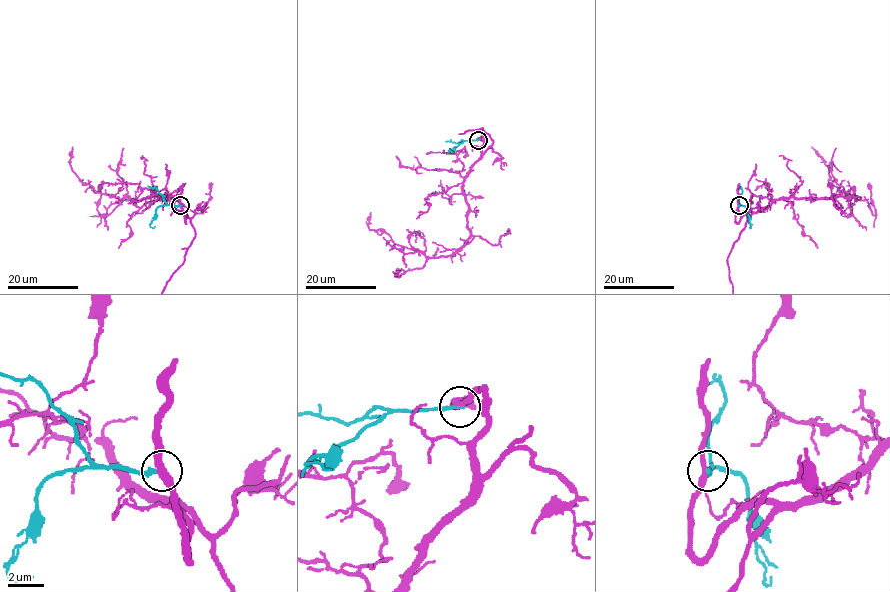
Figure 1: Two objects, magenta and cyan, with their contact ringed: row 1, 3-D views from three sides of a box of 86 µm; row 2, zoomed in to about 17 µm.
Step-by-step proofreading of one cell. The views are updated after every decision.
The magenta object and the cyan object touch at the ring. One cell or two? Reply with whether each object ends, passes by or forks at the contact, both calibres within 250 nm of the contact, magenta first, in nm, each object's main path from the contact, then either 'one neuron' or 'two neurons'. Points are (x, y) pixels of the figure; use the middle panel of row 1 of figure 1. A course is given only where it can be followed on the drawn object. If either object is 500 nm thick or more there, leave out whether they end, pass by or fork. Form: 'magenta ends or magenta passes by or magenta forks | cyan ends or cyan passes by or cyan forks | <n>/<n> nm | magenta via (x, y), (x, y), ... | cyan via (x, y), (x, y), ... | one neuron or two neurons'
magenta passes by | cyan ends | 340/260 nm | cyan via (478, 139), (464, 140), (448, 151), (453, 152) | two neurons

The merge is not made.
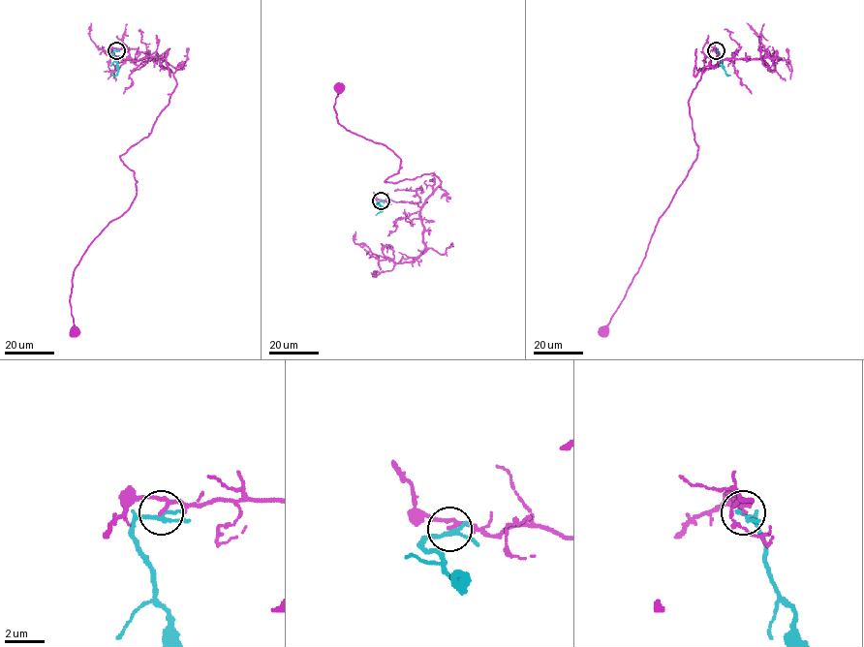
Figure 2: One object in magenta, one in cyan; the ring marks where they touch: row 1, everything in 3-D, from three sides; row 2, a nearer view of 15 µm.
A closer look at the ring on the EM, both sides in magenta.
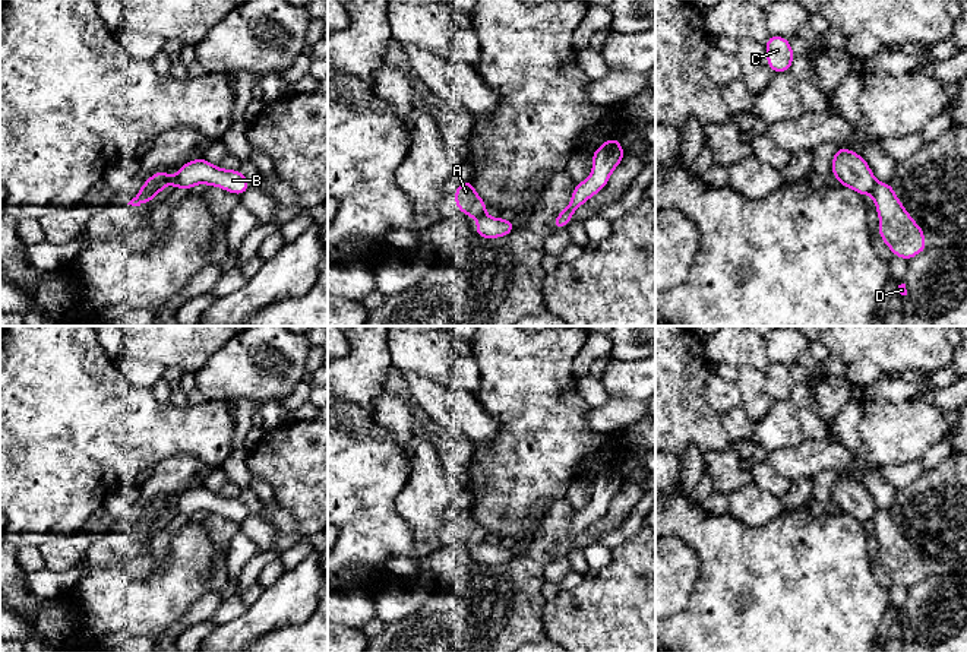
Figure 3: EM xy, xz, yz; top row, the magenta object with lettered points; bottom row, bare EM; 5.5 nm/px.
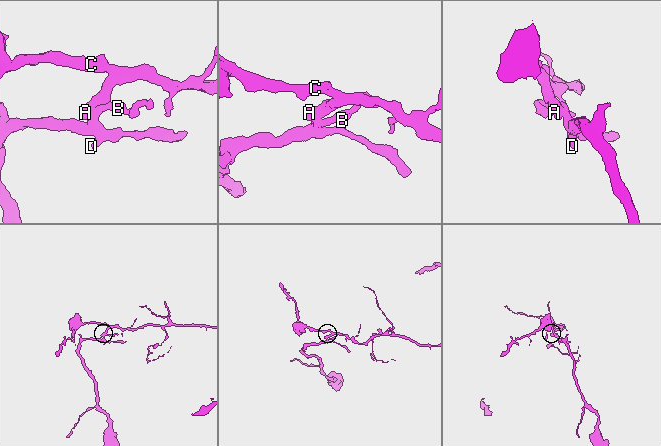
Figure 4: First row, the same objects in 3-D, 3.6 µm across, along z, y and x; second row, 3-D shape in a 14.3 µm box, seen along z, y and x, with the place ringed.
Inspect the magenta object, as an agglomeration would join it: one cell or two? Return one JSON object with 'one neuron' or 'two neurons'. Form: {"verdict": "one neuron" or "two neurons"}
{"verdict": "two neurons"}

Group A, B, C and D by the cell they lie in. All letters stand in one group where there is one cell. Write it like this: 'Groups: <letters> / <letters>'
Groups: A C / B D

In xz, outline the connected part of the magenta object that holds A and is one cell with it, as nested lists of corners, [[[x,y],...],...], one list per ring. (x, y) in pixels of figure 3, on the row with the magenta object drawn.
[[[471,180],[459,183],[454,192],[455,206],[468,218],[480,218],[487,209],[487,203],[477,194]]]

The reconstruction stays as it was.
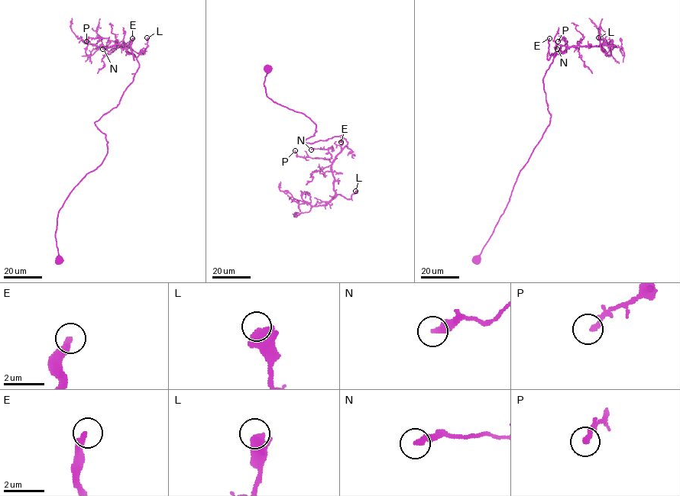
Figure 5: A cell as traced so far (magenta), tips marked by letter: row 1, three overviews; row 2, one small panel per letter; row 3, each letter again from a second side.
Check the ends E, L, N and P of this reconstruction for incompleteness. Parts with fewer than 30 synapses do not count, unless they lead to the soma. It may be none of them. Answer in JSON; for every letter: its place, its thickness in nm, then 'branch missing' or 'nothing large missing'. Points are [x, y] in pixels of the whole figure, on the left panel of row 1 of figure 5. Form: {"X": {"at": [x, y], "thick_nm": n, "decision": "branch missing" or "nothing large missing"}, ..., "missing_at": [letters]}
{"E": {"at": [132, 38], "thick_nm": 320, "decision": "branch missing"}, "L": {"at": [147, 37], "thick_nm": 440, "decision": "nothing large missing"}, "N": {"at": [102, 49], "thick_nm": 360, "decision": "nothing large missing"}, "P": {"at": [86, 41], "thick_nm": 240, "decision": "nothing large missing"}, "missing_at": ["E"]}

